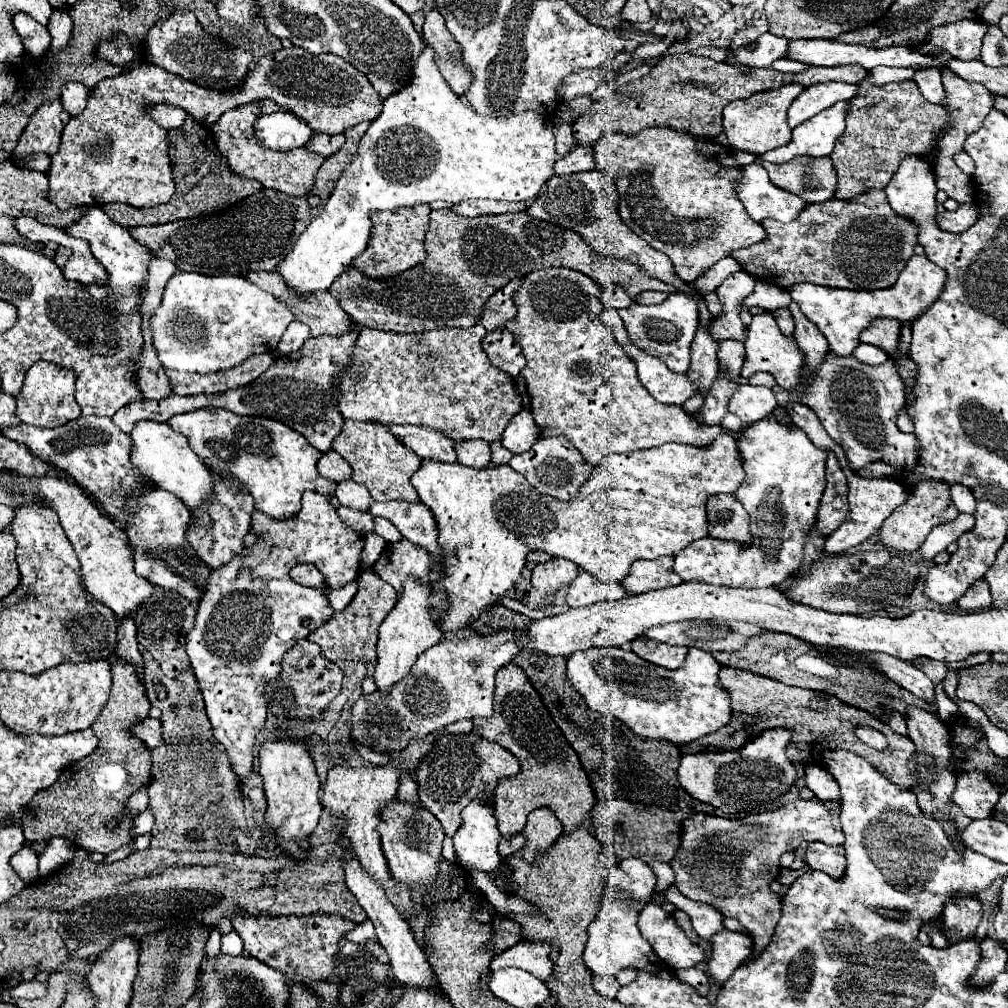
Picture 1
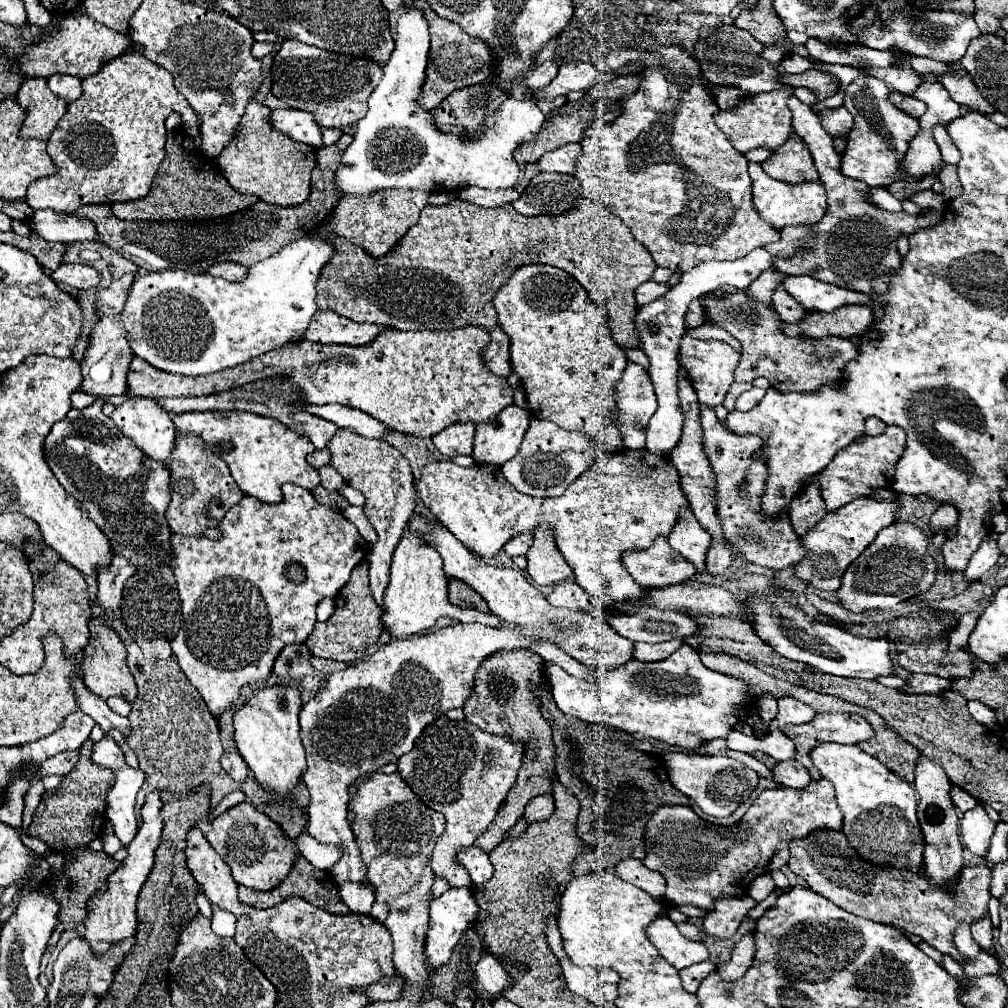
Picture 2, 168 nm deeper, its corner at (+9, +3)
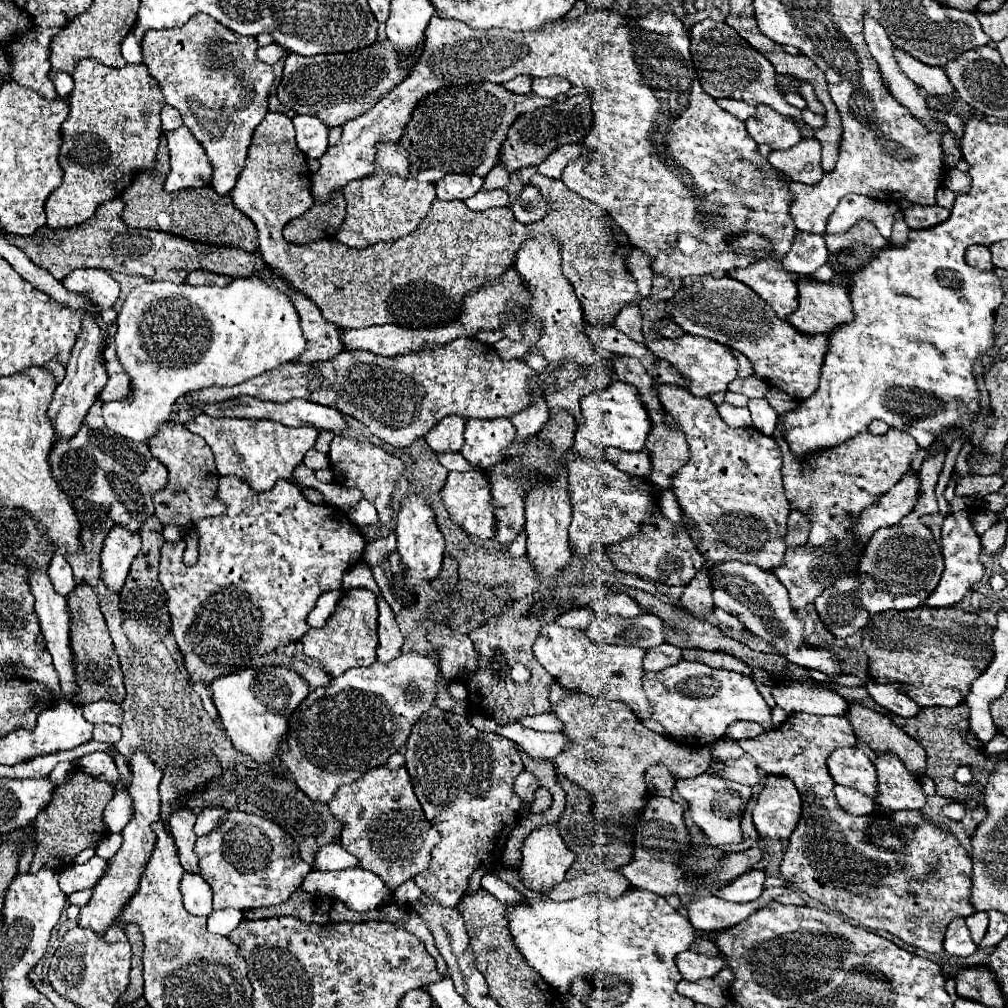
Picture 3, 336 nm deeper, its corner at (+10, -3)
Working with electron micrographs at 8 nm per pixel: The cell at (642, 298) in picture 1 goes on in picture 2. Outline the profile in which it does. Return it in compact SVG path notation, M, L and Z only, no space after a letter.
M646 281L644 285L640 285L636 289L636 301L638 305L646 305L646 303L652 303L656 301L658 297L662 297L664 293L668 293L670 285L662 285L662 283L656 283L656 281Z

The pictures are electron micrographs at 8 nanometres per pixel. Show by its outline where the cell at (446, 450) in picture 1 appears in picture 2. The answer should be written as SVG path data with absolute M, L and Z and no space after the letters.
M302 405L302 411L308 411L316 417L336 423L342 429L350 429L350 431L370 437L370 439L378 439L378 437L382 439L388 433L388 427L384 427L370 415L366 415L358 409L346 407L346 405Z

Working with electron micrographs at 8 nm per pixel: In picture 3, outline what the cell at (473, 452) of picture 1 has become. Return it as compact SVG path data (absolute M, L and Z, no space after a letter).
M451 415L439 421L439 425L425 435L425 441L435 453L459 453L463 447L463 429L465 419Z

